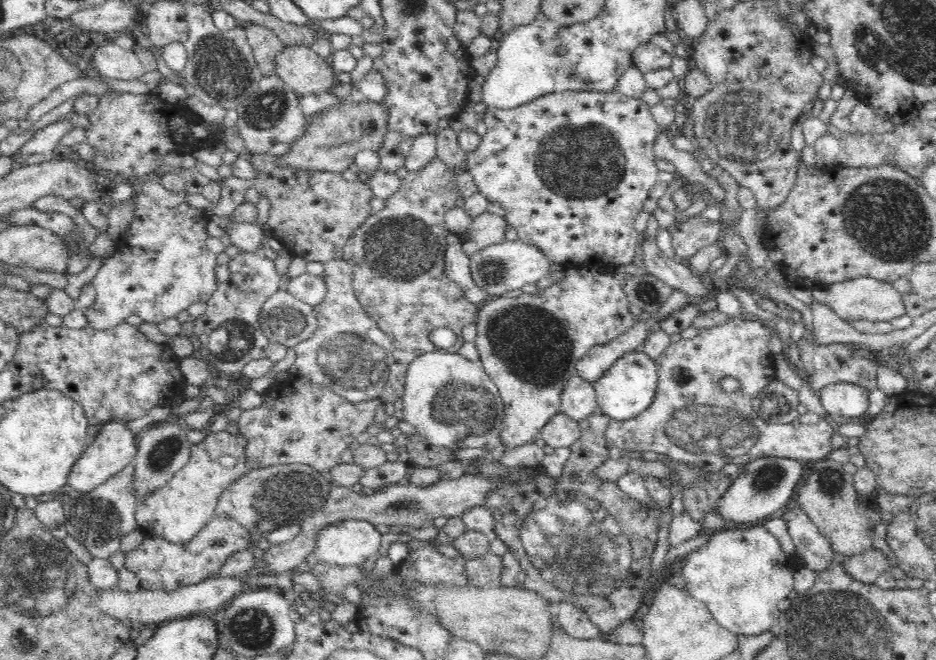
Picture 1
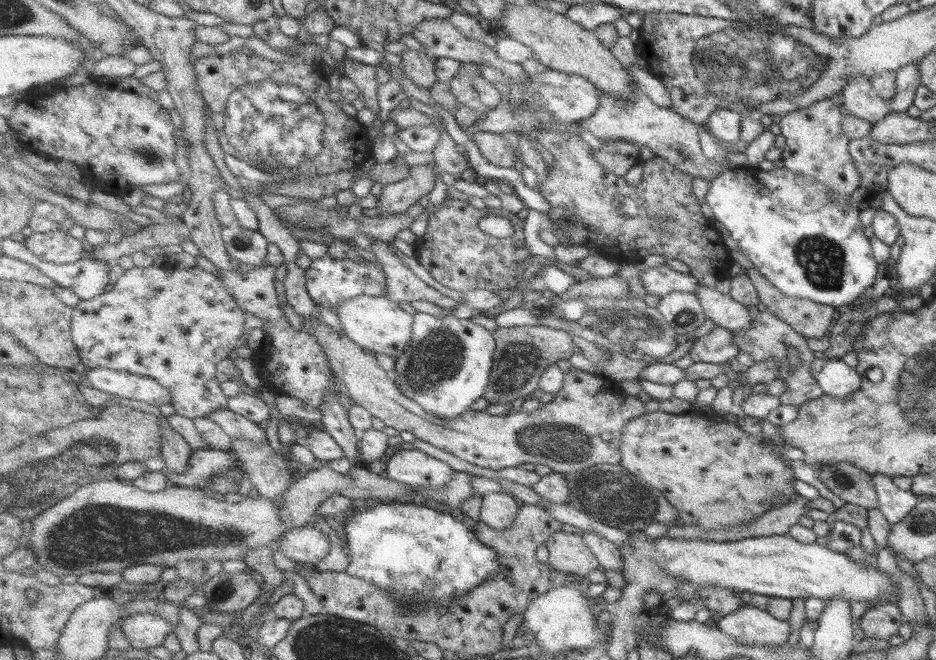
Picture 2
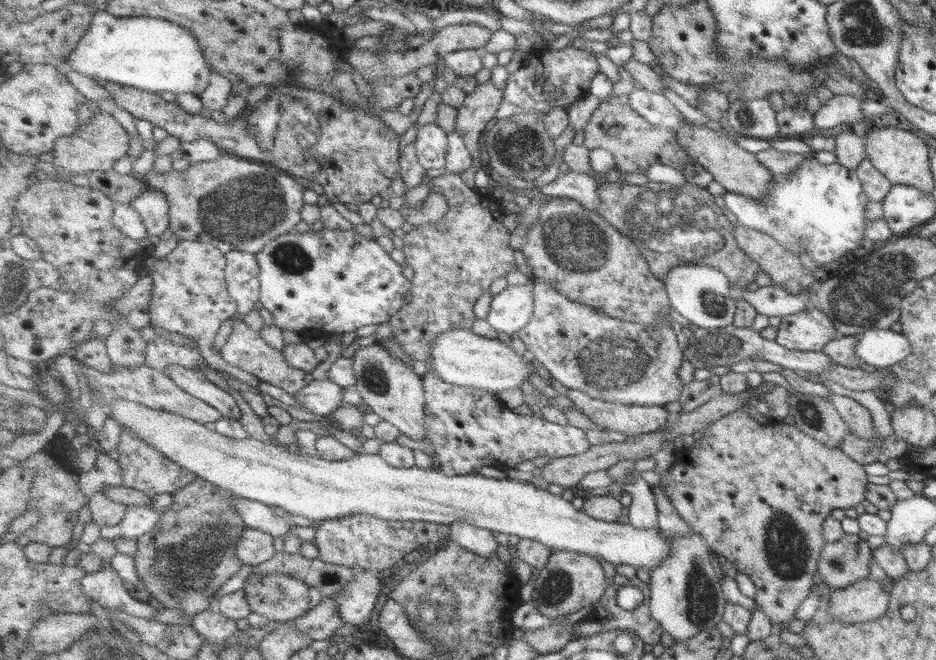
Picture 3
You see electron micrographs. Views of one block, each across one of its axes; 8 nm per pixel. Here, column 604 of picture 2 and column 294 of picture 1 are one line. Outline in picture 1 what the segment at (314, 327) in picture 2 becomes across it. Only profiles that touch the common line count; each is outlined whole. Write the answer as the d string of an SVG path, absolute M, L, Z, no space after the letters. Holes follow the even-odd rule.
M300 374L274 383L263 398L260 406L241 411L236 422L238 434L246 440L243 449L246 470L270 464L304 463L326 473L341 463L342 452L374 422L376 408L383 403L380 397L350 402Z

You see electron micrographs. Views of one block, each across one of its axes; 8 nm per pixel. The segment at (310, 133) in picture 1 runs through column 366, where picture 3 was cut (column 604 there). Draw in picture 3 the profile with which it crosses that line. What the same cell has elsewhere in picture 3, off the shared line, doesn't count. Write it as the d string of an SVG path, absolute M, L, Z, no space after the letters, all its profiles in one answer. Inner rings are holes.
M630 94L603 100L593 113L585 130L584 145L590 150L602 148L614 154L618 170L623 173L644 173L654 164L661 163L680 171L686 166L696 165L697 160L680 144L674 130L651 124L638 114L630 104Z

